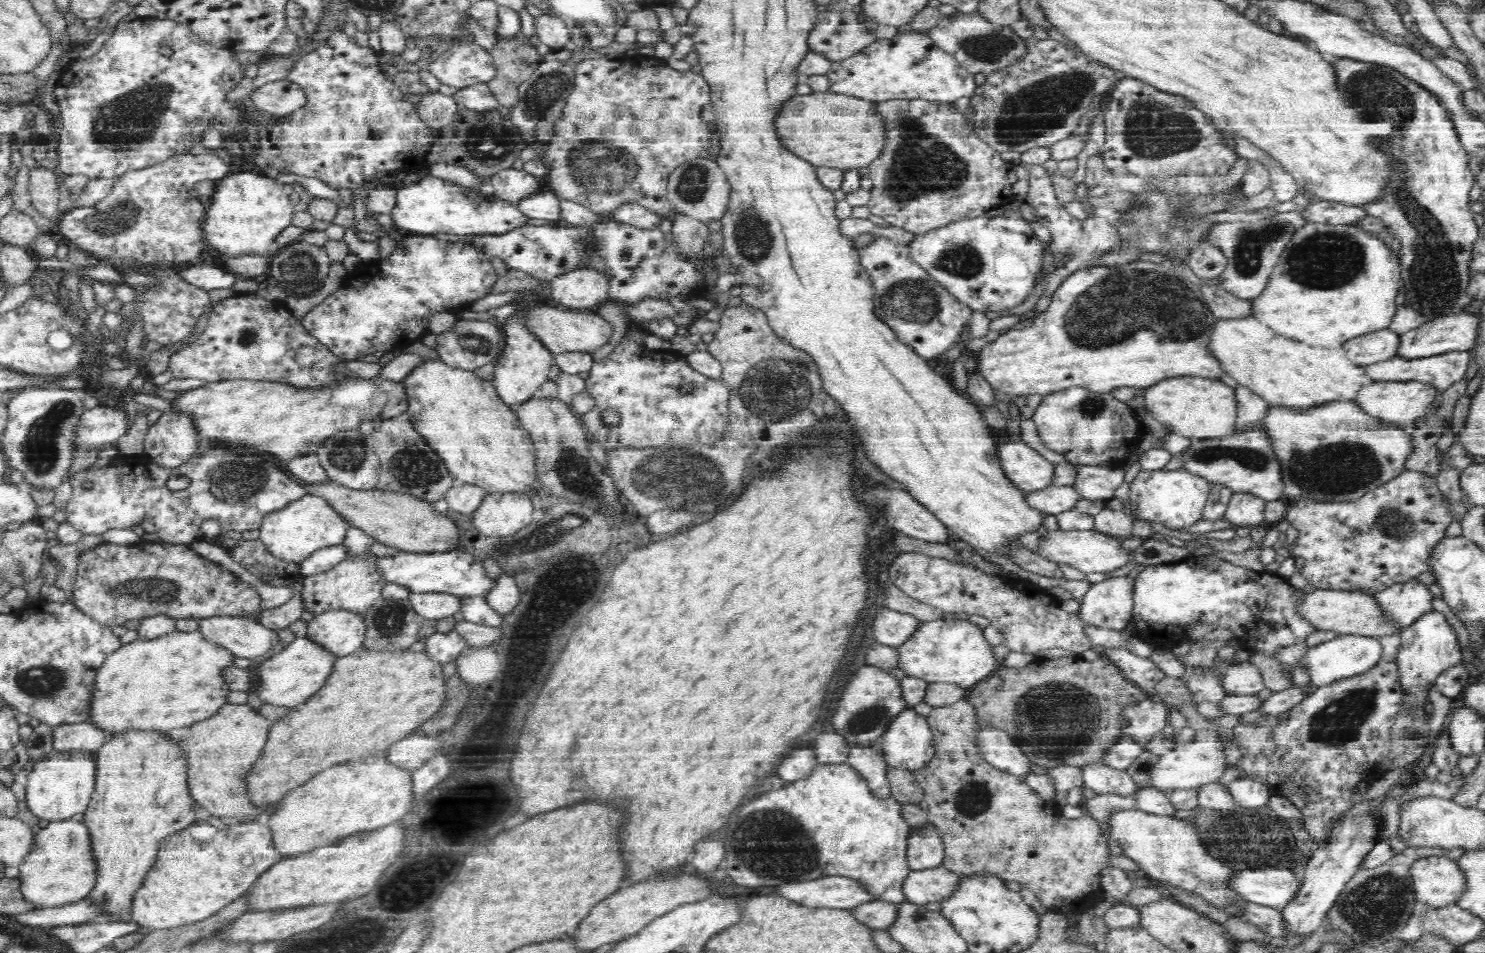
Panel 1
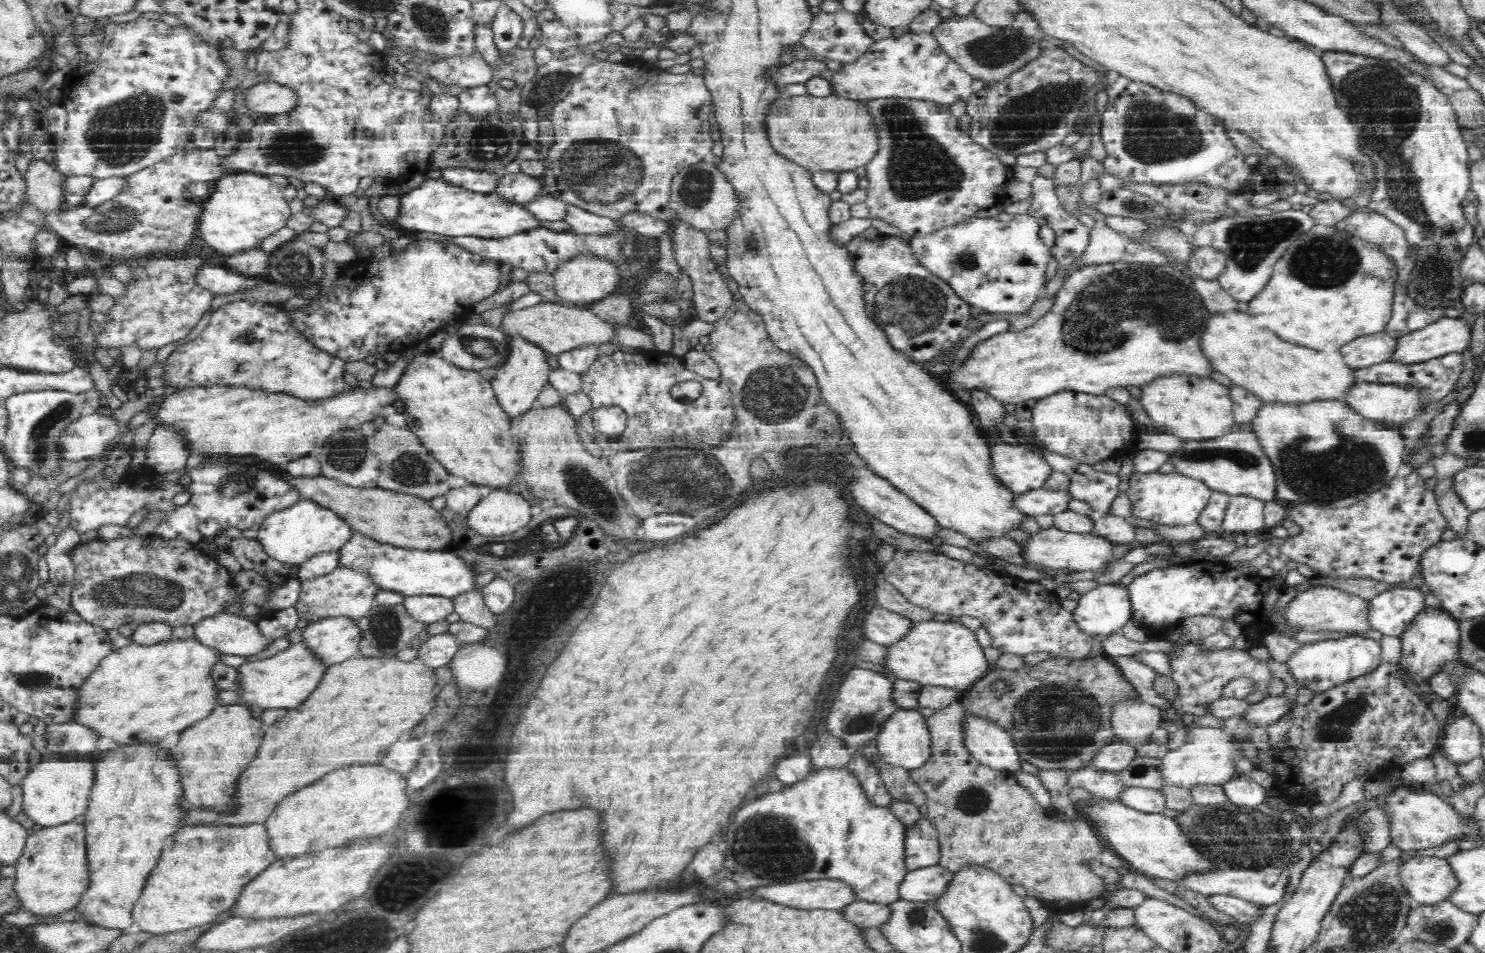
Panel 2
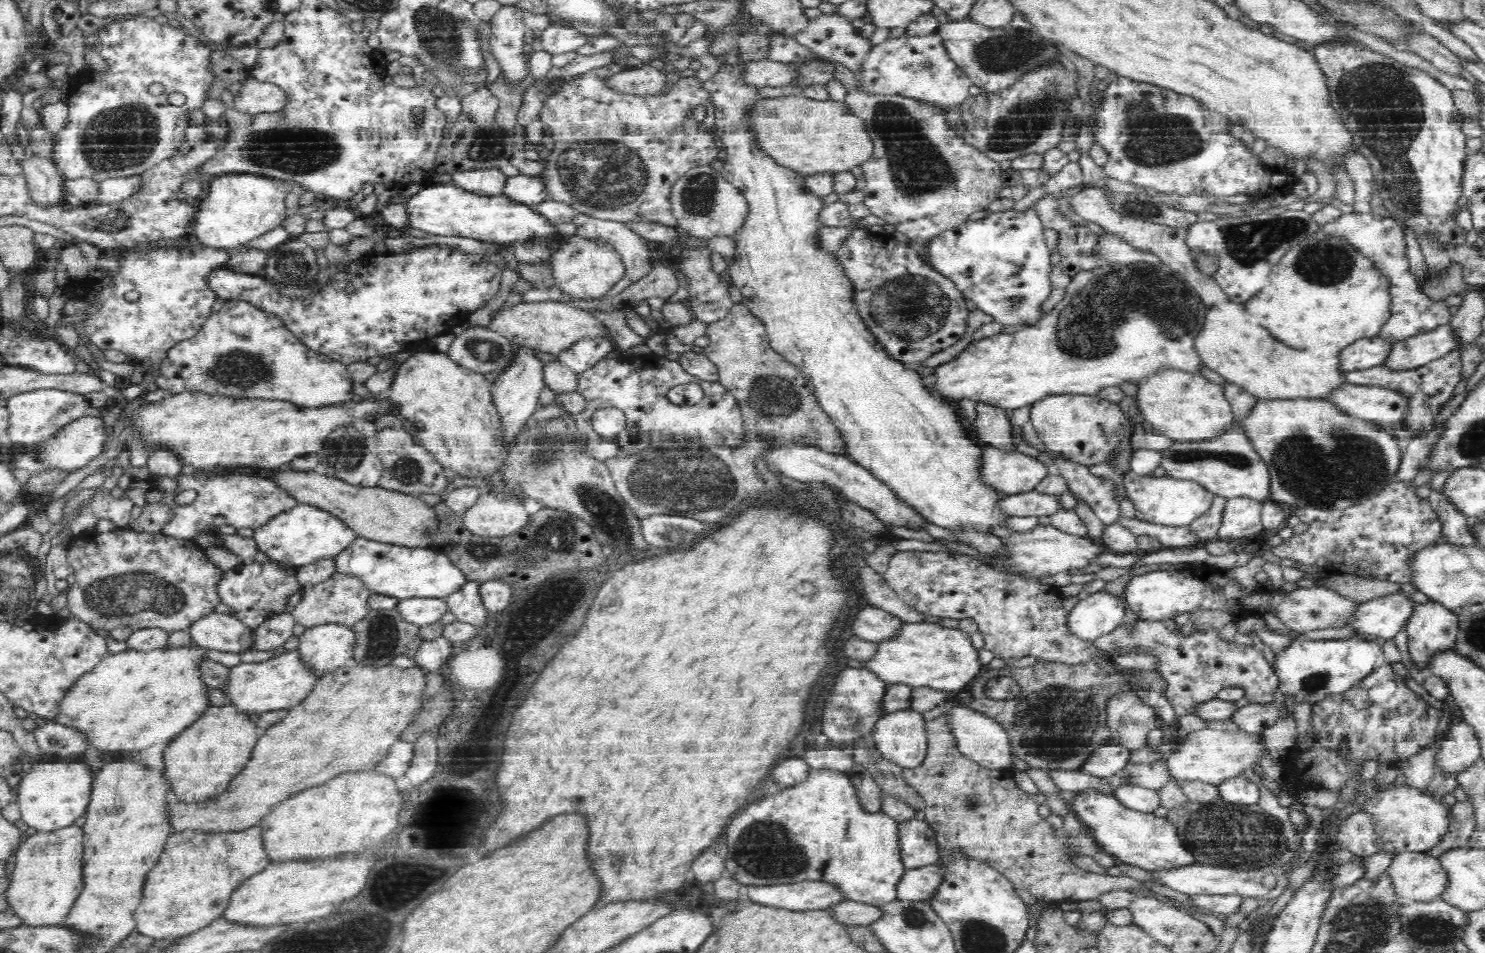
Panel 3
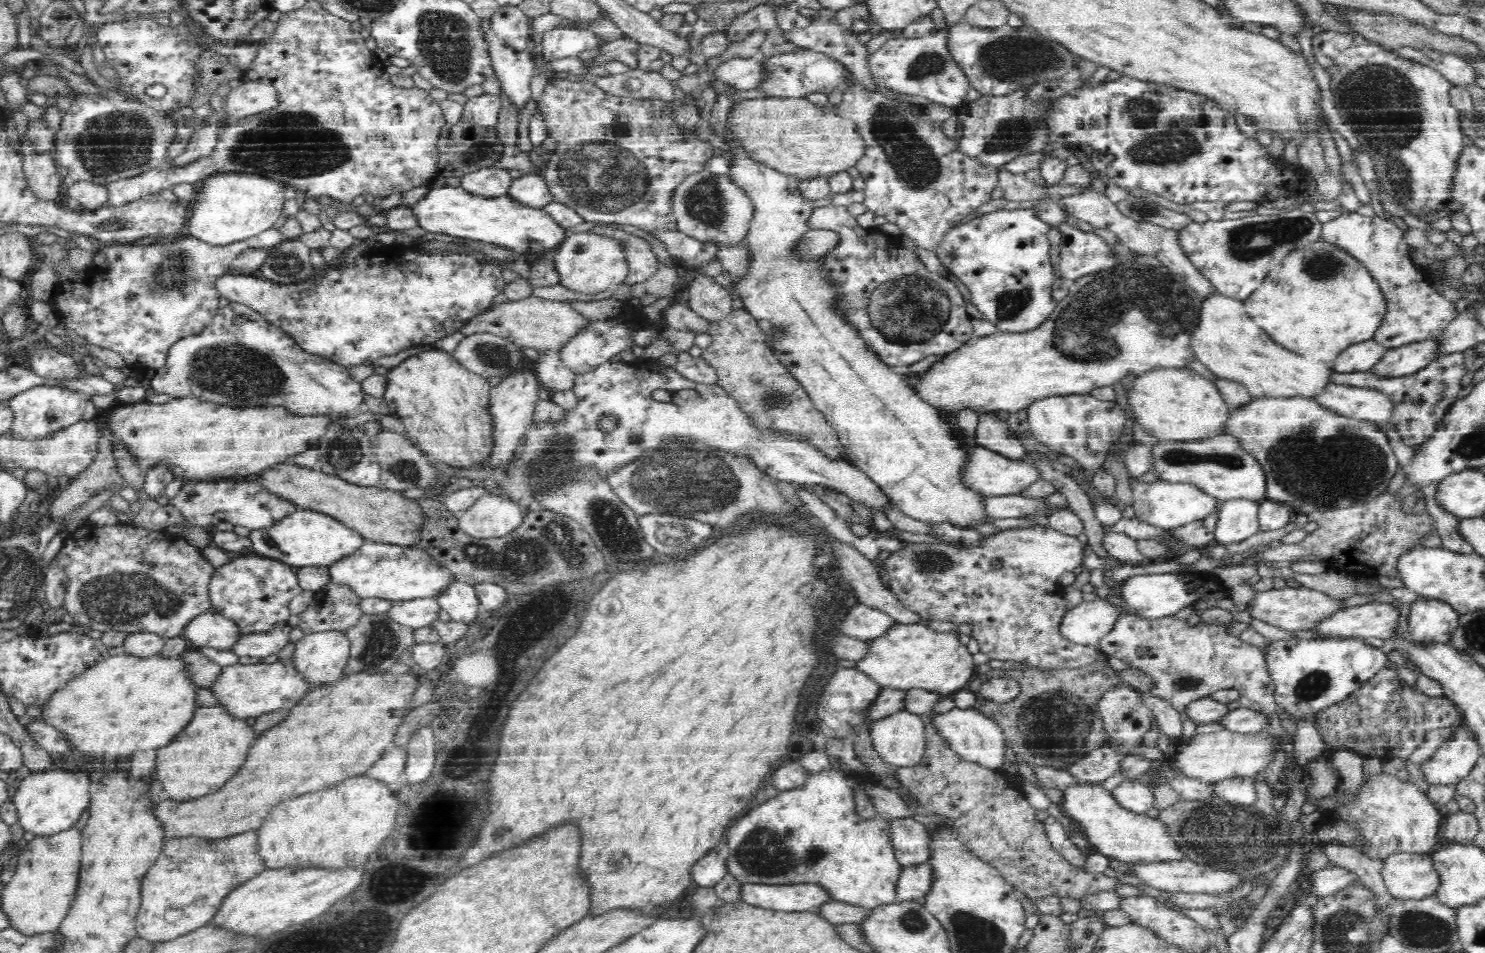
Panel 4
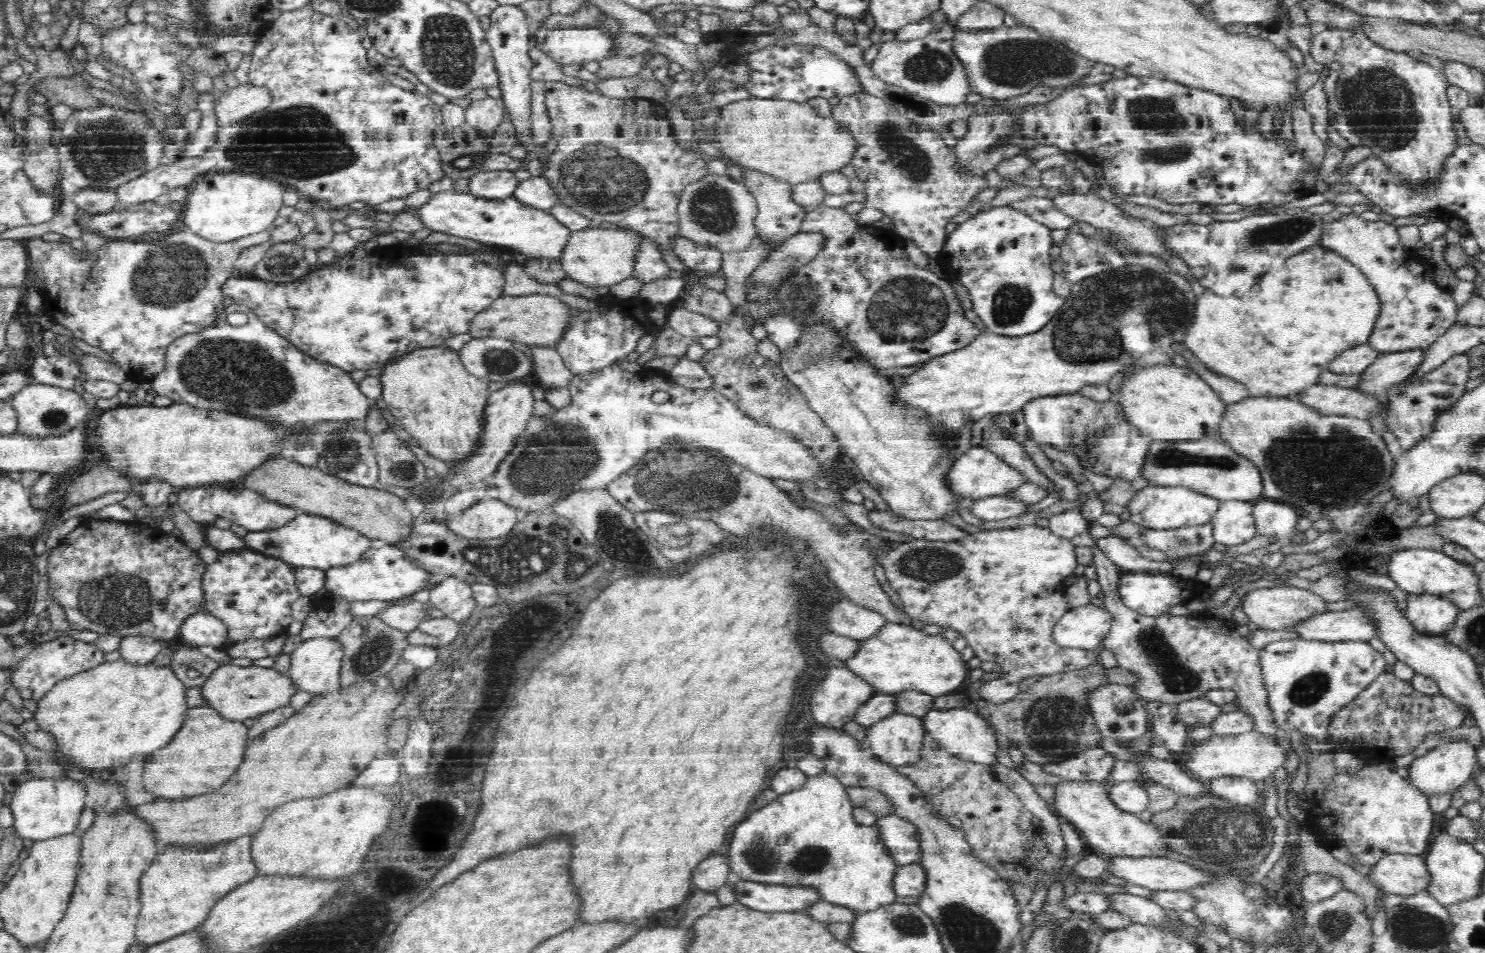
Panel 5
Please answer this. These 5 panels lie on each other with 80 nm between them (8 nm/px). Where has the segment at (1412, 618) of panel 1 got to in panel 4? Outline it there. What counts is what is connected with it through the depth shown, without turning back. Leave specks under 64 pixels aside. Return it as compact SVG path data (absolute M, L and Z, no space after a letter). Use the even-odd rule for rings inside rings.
M1372 602L1332 616L1315 631L1323 633L1325 637L1373 637L1384 641L1396 636L1400 618L1402 610L1396 604Z

